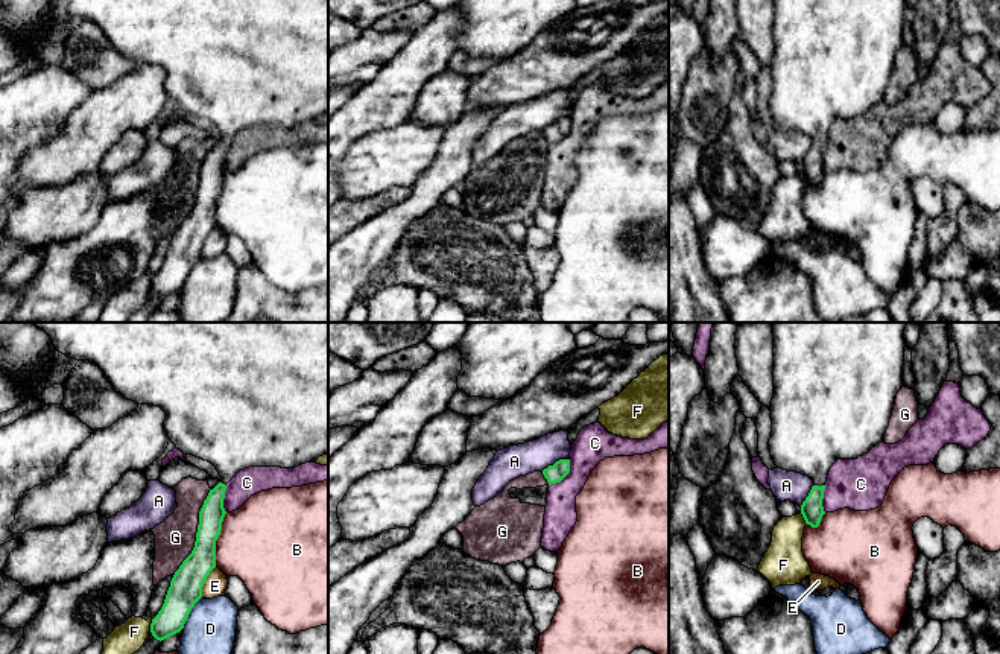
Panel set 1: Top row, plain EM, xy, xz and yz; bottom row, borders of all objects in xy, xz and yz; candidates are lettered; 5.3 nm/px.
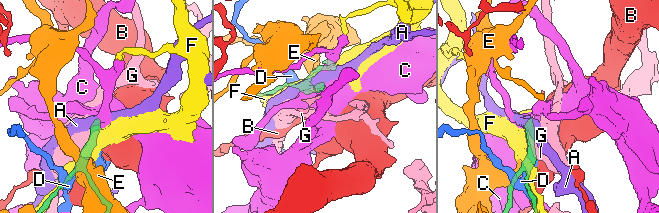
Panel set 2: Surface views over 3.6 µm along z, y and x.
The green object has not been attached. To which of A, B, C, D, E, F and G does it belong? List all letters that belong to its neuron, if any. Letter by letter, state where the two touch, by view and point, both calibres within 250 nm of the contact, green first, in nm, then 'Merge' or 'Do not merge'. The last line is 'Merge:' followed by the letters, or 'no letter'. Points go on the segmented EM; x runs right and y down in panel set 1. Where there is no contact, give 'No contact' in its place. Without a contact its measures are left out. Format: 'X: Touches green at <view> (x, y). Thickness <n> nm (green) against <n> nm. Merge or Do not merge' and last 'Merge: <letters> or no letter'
A: Touches green at xz (555, 463). Thickness 100 nm (green) against 170 nm. Do not merge
B: Touches green at xy (216, 539). Thickness 160 nm (green) against 440 nm. Do not merge
C: Touches green at xz (566, 475). Thickness 100 nm (green) against 190 nm. Do not merge
D: Touches green at xy (190, 610). Thickness 180 nm (green) against 280 nm. Do not merge
E: Touches green at xy (204, 581). Thickness 180 nm (green) against 120 nm. Do not merge
F: Touches green at xy (151, 625). Thickness 170 nm (green) against 160 nm. Do not merge
G: Touches green at xy (196, 533). Thickness 160 nm (green) against 220 nm. Do not merge
Merge: no letter

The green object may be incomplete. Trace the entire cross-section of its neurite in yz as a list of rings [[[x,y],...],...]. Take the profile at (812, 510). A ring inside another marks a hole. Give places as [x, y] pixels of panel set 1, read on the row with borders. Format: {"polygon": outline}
{"polygon": [[[771,322],[774,333],[774,398],[769,411],[771,456],[778,468],[809,476],[813,487],[801,505],[807,525],[818,528],[822,516],[825,482],[837,459],[857,459],[868,453],[884,433],[903,385],[904,329],[909,322]]]}

